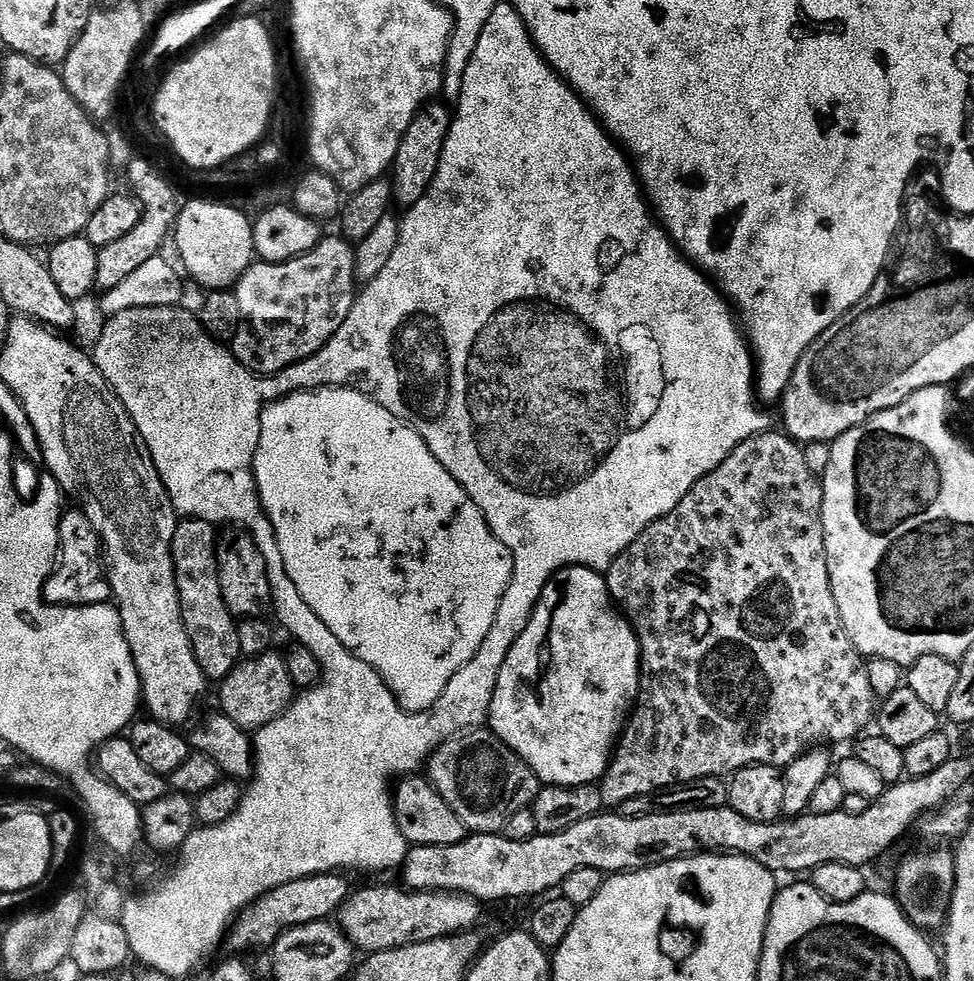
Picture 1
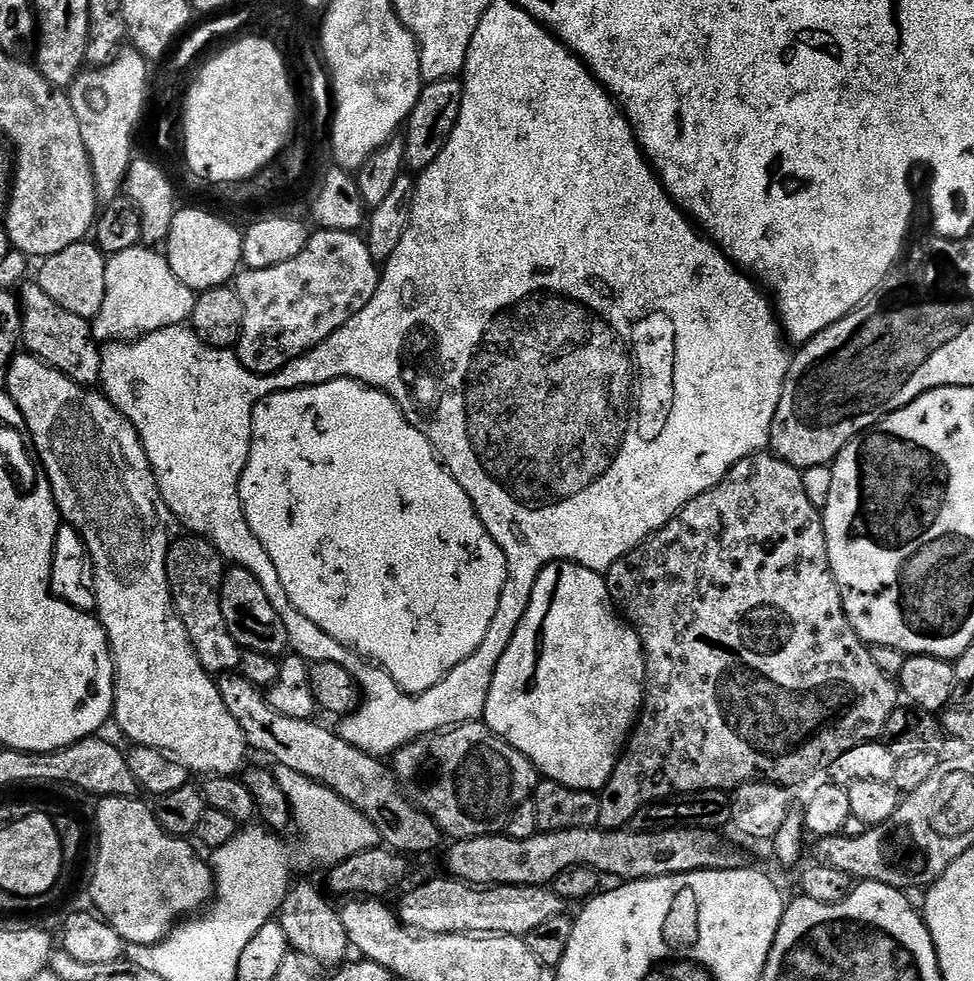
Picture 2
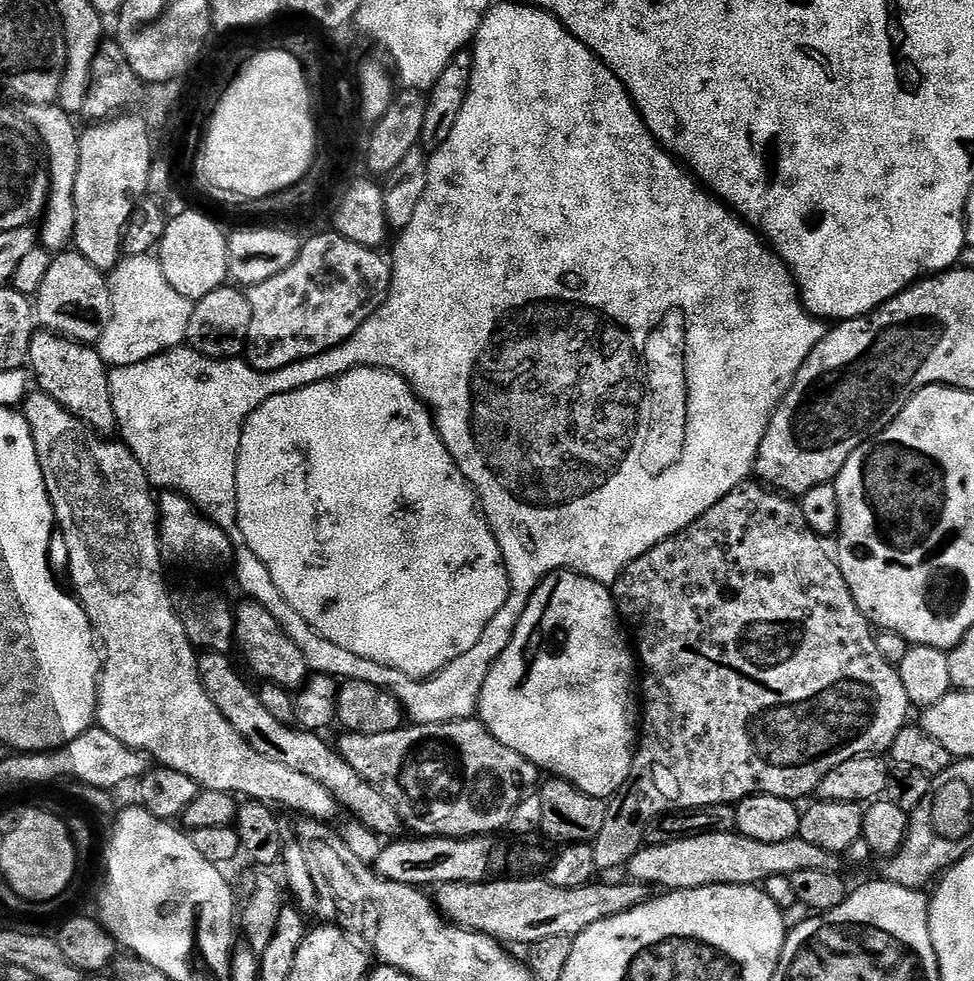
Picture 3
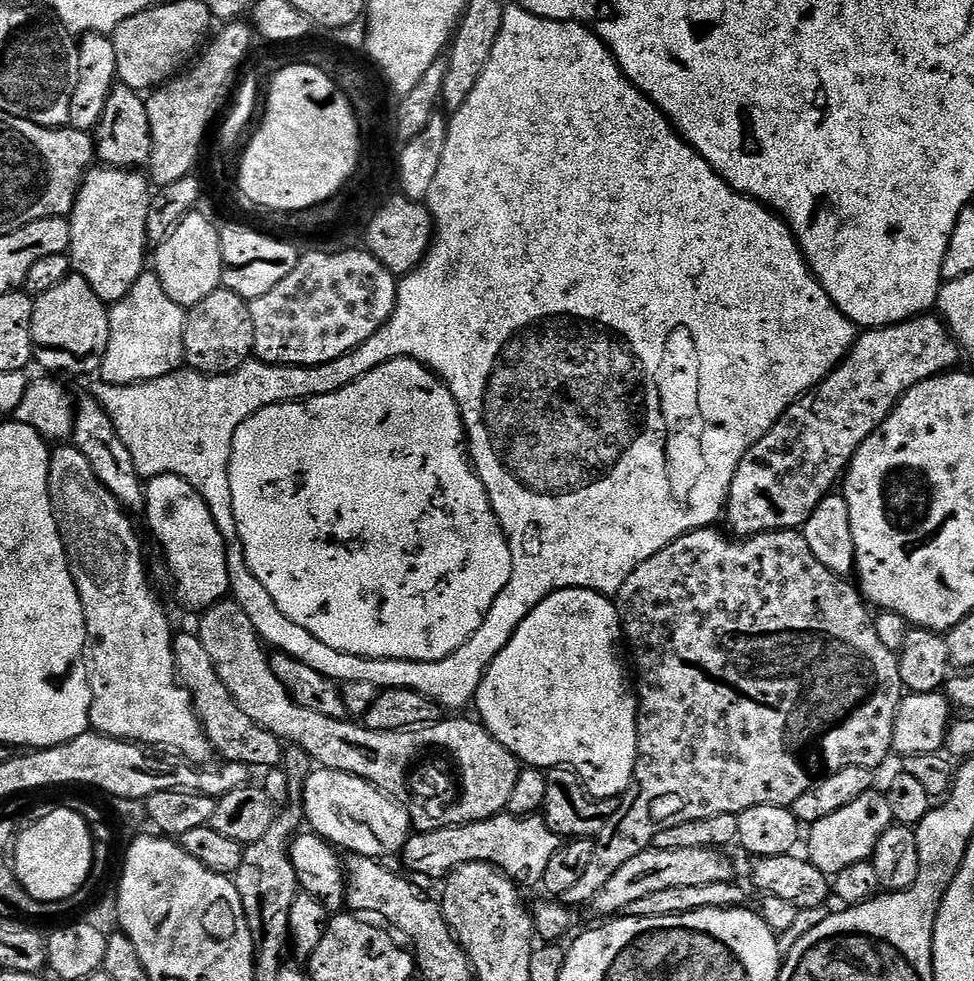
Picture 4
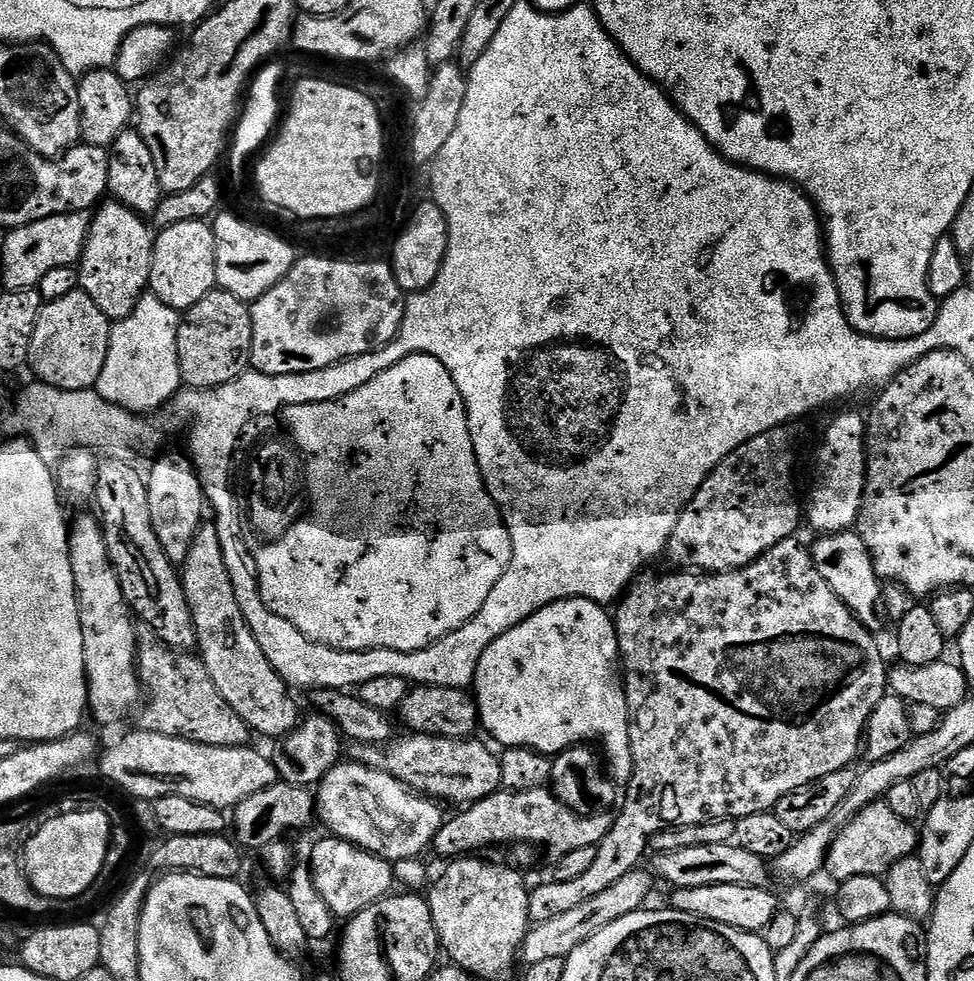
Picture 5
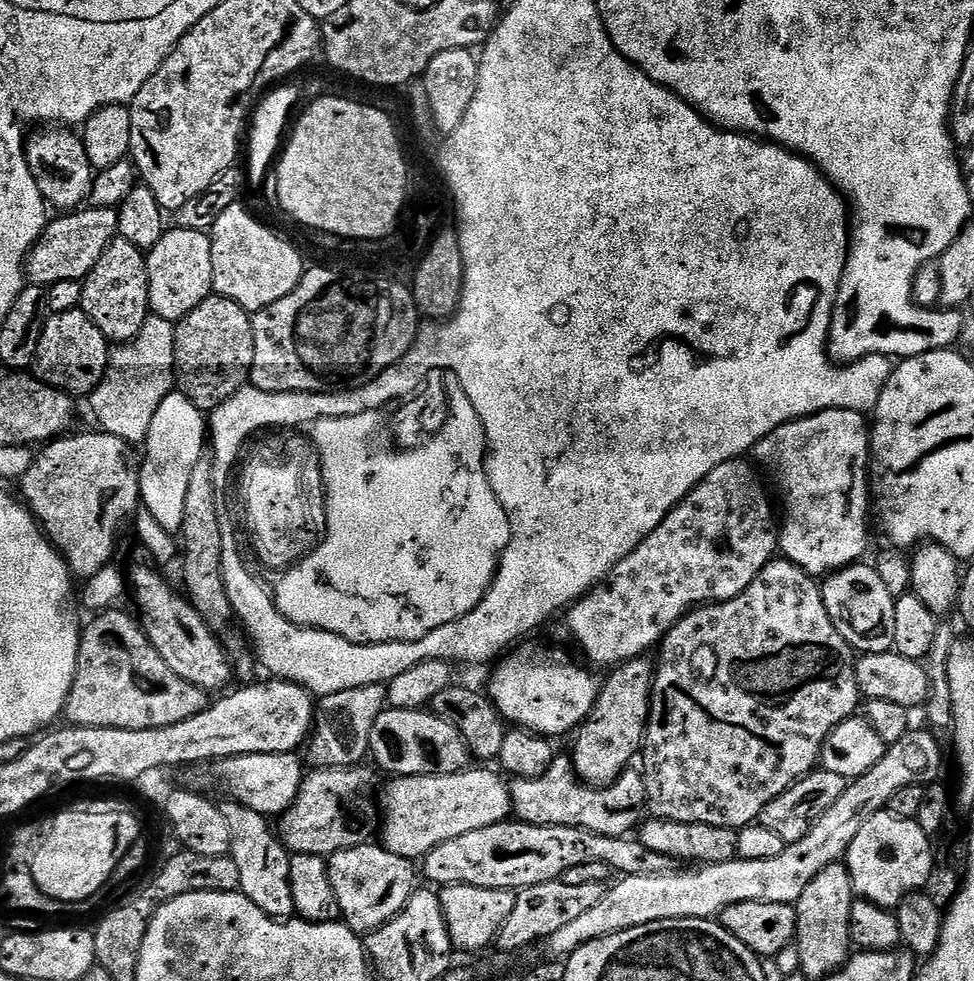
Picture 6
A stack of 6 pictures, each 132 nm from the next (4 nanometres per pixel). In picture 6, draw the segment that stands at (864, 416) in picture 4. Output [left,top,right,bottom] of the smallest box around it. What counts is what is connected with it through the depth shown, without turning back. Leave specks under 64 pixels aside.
[567,458,778,666]

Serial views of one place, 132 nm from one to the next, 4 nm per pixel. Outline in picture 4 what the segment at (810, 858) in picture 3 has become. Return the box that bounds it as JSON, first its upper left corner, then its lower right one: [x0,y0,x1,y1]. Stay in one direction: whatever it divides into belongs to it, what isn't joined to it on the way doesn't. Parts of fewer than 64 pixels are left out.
[591,848,734,918]

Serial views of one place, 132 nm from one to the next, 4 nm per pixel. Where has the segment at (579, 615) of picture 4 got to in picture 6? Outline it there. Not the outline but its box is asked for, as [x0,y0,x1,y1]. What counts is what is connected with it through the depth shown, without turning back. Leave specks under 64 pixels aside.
[486,642,601,738]

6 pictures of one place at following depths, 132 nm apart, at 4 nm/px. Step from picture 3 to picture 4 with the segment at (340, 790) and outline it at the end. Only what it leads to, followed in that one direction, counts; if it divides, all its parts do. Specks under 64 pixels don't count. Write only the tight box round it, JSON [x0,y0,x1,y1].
[172,631,282,770]

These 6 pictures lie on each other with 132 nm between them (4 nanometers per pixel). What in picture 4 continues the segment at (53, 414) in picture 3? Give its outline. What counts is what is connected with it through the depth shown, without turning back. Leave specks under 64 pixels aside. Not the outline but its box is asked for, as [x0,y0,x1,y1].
[48,446,413,858]

